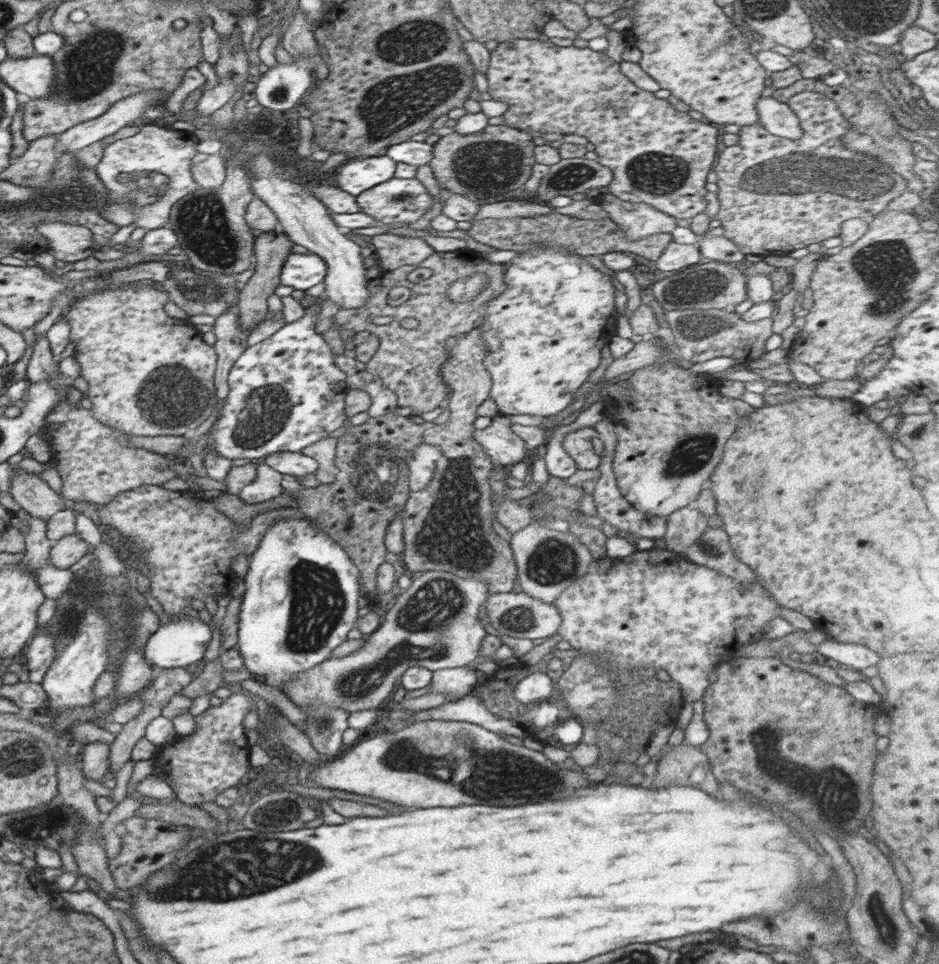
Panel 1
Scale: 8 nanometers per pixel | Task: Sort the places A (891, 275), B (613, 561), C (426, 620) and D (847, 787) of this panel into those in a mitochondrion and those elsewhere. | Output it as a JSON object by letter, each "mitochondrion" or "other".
{"A":"mitochondrion","B":"other","C":"mitochondrion","D":"other"}

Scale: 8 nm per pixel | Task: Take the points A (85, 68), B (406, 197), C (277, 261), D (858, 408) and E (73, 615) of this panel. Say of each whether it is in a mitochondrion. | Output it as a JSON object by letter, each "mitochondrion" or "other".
{"A":"mitochondrion","B":"mitochondrion","C":"other","D":"other","E":"mitochondrion"}

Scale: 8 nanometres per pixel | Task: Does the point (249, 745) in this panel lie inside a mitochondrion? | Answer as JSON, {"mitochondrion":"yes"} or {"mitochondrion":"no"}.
{"mitochondrion":"no"}

